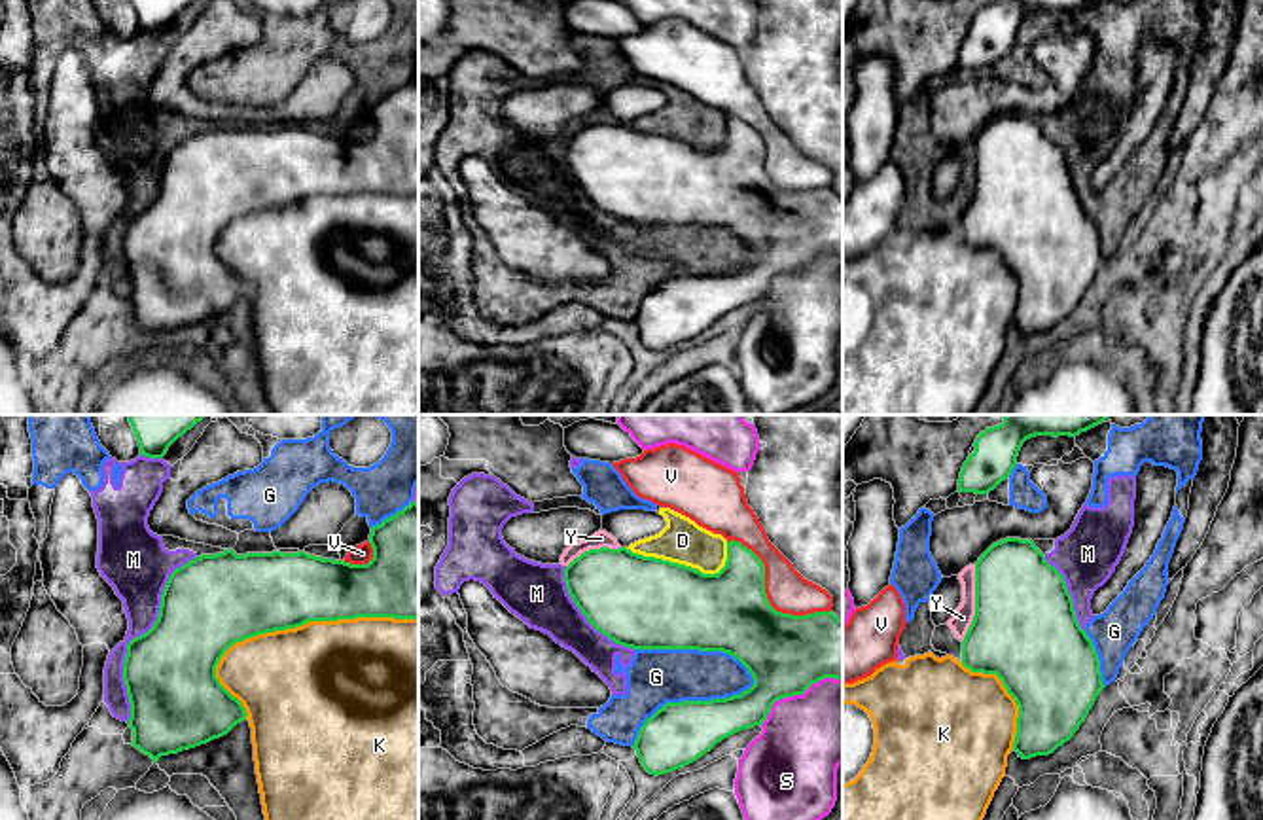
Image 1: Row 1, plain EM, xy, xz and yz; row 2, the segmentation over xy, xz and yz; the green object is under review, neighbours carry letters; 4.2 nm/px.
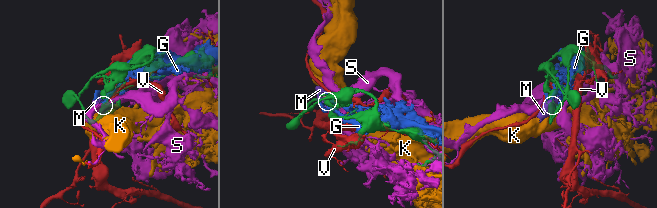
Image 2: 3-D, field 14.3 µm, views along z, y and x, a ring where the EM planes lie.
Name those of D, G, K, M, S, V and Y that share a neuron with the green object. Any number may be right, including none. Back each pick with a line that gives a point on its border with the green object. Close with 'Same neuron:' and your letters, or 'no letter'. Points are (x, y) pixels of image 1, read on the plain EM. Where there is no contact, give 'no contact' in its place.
Same neuron: no letter

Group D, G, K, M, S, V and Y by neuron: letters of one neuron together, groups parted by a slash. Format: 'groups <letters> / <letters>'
groups D G M Y / K / S / V

